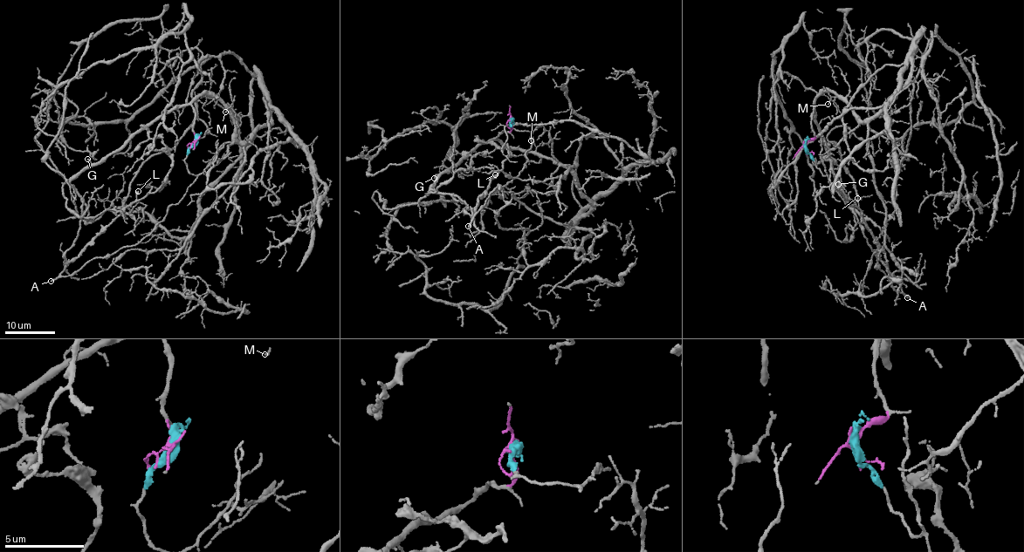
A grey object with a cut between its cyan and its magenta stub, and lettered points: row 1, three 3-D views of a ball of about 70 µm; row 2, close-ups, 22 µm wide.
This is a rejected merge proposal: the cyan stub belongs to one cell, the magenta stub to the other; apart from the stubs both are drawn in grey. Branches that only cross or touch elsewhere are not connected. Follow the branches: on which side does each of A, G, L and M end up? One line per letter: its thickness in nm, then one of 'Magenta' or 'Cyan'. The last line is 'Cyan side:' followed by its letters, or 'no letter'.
A: Thickness 220 nm. Cyan
G: Thickness 150 nm. Magenta
L: Thickness 160 nm. Cyan
M: Thickness 110 nm. Magenta
Cyan side: A, L

